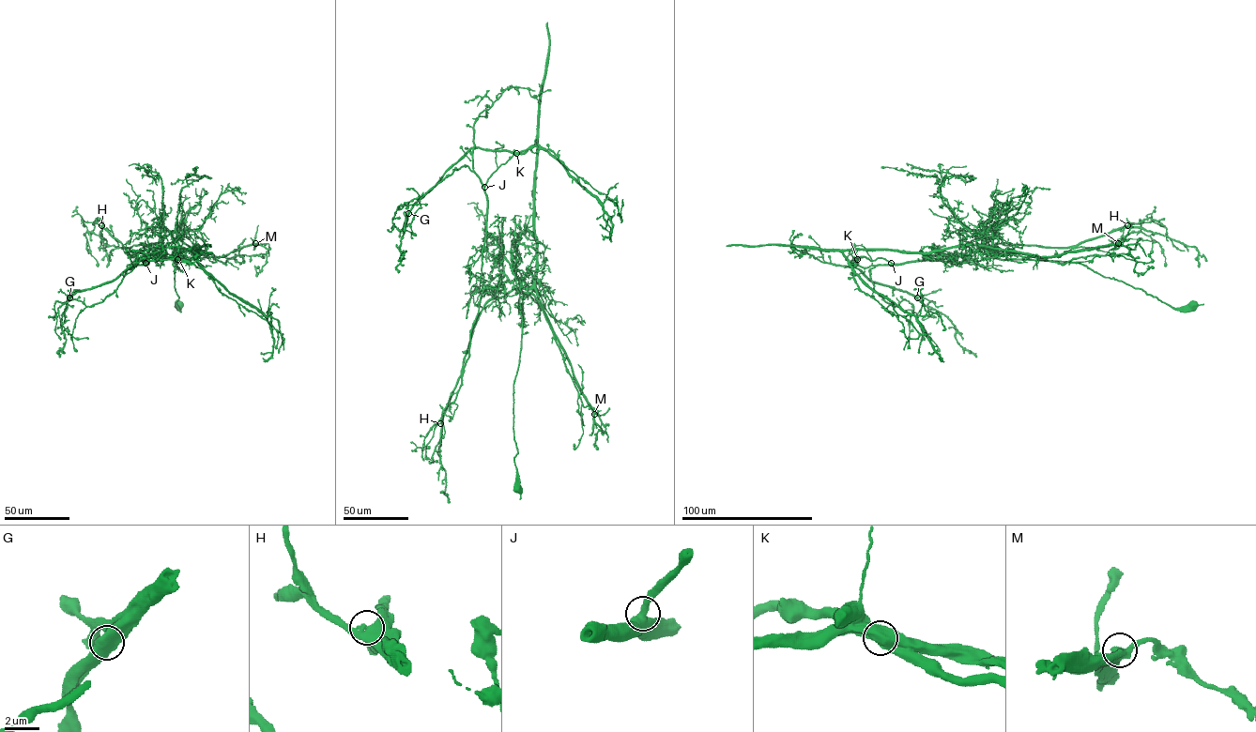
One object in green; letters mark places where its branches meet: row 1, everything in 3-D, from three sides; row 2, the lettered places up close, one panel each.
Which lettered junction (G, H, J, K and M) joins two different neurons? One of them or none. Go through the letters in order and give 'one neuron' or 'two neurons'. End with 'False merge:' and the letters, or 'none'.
G: one neuron
H: one neuron
J: one neuron
K: two neurons
M: one neuron
False merge: K

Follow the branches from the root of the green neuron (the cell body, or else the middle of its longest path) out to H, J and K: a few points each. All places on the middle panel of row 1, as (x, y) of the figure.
H: (516, 487), (513, 384), (521, 343), (520, 278), (519, 292), (490, 299), (479, 314), (440, 423)
J: (516, 487), (513, 384), (521, 343), (520, 282), (515, 280), (495, 287), (481, 281), (487, 207), (484, 187)
K: (516, 487), (513, 384), (521, 343), (520, 282), (487, 286), (481, 277), (484, 186), (516, 153)

